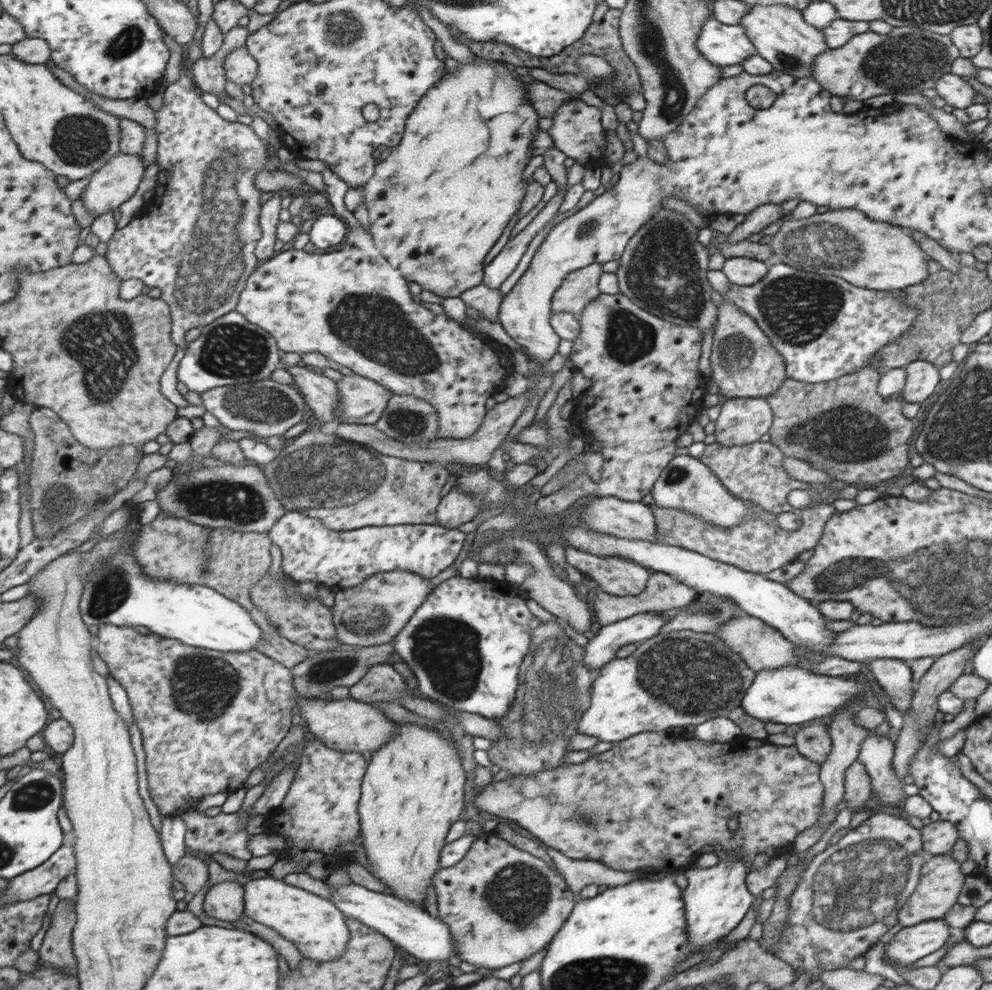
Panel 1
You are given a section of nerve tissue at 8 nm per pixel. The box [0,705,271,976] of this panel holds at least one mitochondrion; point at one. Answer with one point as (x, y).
(39, 793)

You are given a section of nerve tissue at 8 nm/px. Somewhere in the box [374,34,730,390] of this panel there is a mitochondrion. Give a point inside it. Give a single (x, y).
(662, 272)

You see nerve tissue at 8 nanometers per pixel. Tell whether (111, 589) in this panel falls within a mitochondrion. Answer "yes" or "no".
yes

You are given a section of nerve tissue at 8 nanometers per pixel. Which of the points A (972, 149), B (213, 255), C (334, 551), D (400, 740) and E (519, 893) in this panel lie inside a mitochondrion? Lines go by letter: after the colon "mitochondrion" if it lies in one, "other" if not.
A: other
B: mitochondrion
C: other
D: other
E: mitochondrion

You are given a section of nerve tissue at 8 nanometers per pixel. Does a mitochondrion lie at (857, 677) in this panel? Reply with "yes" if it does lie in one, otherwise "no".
no

